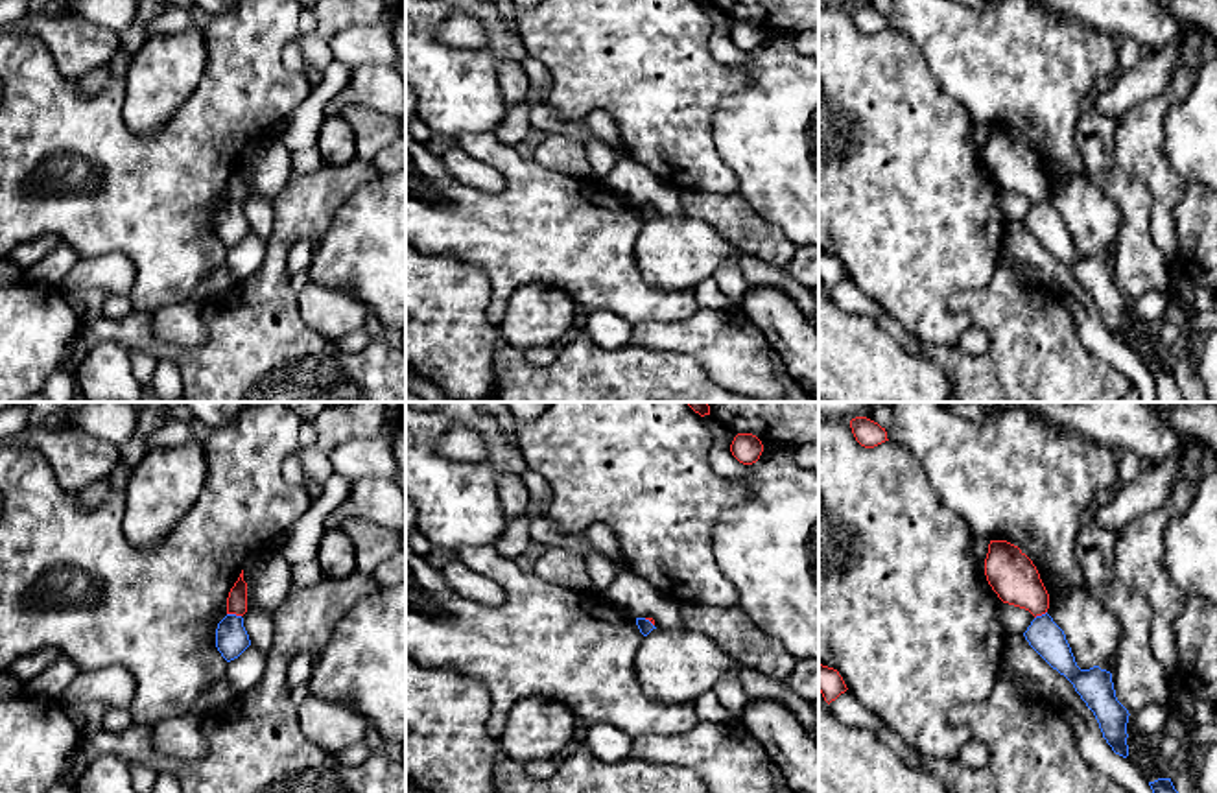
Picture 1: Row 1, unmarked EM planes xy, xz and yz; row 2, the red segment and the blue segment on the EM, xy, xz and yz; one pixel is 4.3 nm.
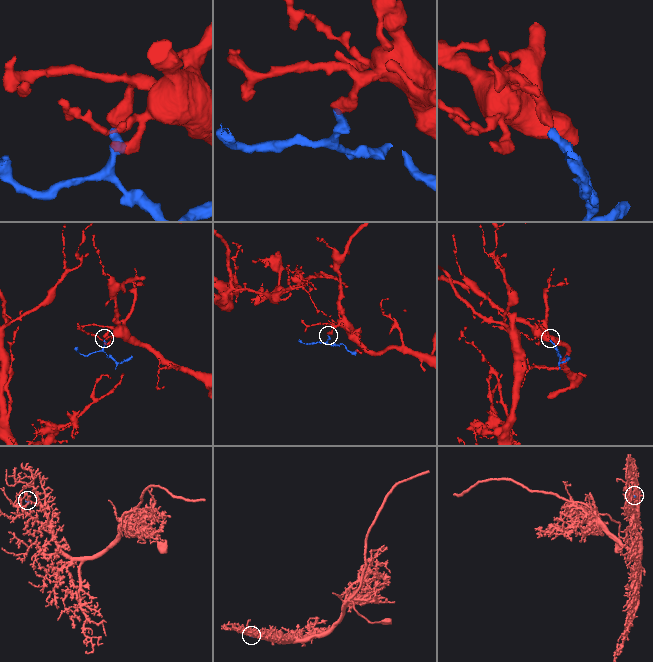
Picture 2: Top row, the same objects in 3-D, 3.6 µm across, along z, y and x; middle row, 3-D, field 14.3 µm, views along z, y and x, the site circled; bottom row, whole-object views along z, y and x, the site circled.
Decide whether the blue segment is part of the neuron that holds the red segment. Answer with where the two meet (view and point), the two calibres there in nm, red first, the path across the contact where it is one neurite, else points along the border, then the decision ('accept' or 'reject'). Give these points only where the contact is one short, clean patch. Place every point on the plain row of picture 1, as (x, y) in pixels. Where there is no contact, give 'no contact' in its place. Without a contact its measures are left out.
contact xy (235, 200); calibres 100 and 140 nm; border xy (227, 200), (240, 203); reject

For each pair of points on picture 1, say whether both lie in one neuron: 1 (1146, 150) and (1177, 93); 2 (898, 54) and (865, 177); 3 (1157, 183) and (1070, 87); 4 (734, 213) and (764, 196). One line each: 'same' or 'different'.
1: same
2: same
3: different
4: different

